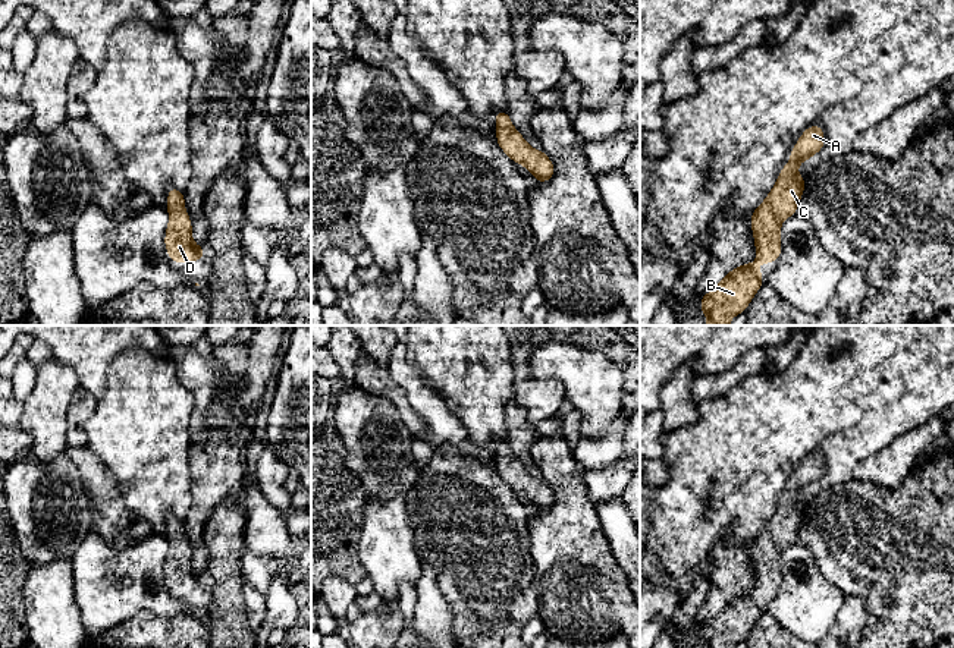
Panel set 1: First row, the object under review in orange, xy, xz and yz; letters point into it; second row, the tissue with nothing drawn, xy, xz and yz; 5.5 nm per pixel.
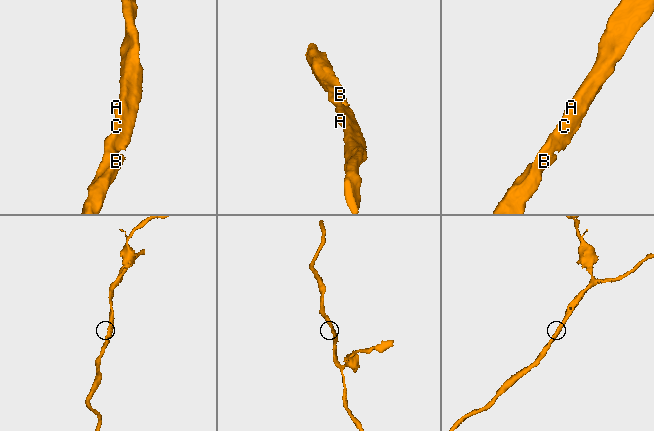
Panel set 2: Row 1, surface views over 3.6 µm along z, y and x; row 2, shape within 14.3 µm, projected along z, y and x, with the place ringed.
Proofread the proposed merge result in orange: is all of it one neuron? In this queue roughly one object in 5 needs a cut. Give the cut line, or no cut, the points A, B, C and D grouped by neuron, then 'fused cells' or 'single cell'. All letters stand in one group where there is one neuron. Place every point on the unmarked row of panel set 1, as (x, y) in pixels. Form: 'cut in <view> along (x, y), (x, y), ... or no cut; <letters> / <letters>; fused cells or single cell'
no cut; A B C D; single cell

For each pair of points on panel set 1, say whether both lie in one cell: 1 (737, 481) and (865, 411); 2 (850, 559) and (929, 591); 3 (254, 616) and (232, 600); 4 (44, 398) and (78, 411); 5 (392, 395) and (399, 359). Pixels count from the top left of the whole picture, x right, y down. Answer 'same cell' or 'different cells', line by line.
1: same cell
2: same cell
3: different cells
4: different cells
5: different cells

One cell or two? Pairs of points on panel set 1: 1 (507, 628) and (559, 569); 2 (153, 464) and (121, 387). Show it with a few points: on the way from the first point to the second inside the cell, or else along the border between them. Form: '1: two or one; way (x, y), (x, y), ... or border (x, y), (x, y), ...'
1: two; border (533, 562), (532, 590), (537, 613)
2: one; way (146, 444), (141, 434), (140, 406)

